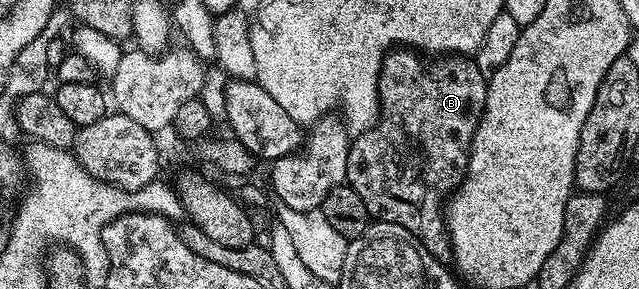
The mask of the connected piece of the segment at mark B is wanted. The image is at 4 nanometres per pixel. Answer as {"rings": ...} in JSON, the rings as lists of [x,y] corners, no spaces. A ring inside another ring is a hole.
{"rings":[[[390,51],[386,53],[383,63],[381,64],[381,74],[377,77],[377,100],[379,102],[379,116],[376,123],[366,129],[363,133],[358,133],[352,139],[348,146],[349,154],[347,155],[347,171],[345,180],[351,188],[357,192],[359,199],[363,199],[363,207],[367,207],[370,218],[373,221],[386,221],[395,223],[421,242],[421,246],[433,256],[436,261],[449,263],[453,261],[453,244],[449,238],[449,227],[447,224],[447,198],[457,188],[460,187],[461,181],[465,177],[465,172],[469,170],[469,149],[473,145],[473,136],[481,122],[481,116],[487,103],[487,78],[480,73],[476,60],[466,59],[461,55],[451,55],[446,59],[433,59],[430,65],[424,65],[420,61],[422,58],[413,51]]]}

